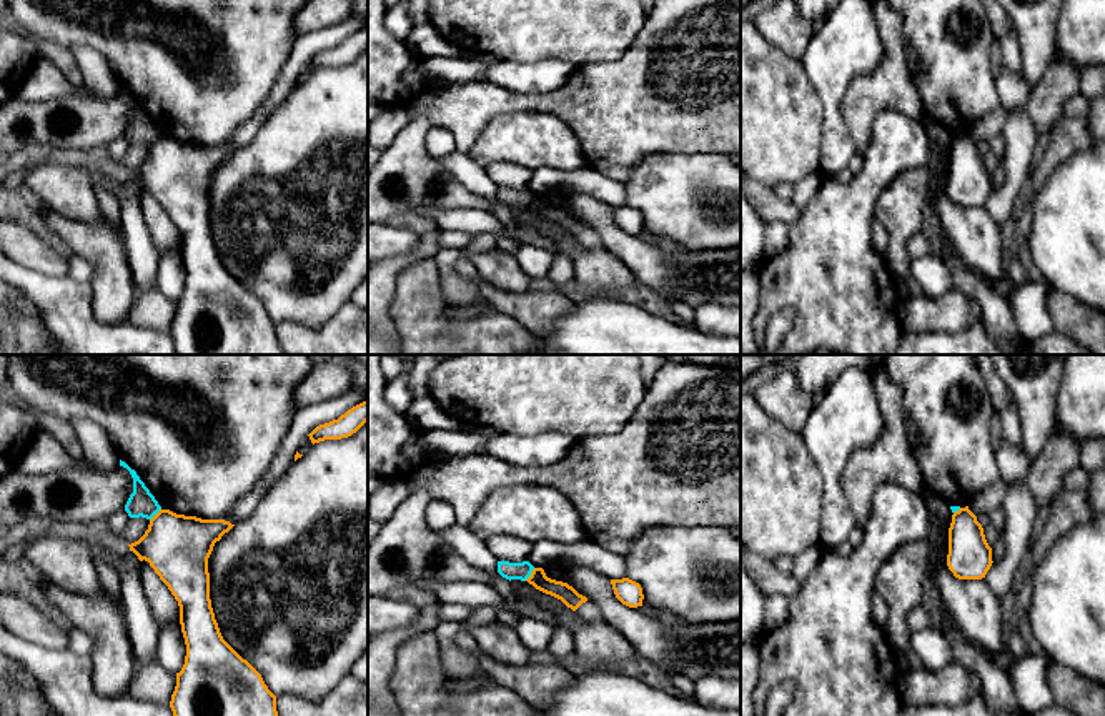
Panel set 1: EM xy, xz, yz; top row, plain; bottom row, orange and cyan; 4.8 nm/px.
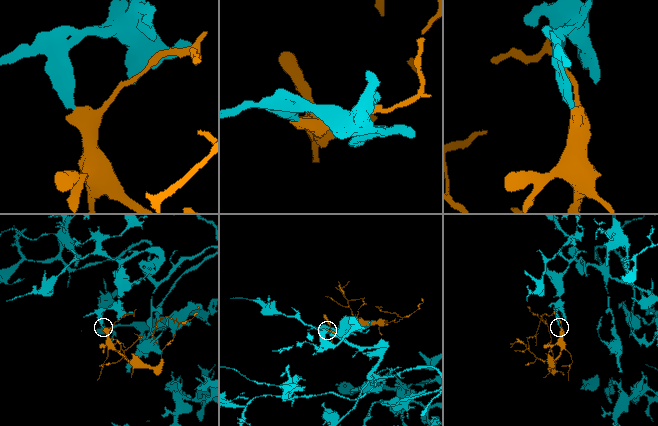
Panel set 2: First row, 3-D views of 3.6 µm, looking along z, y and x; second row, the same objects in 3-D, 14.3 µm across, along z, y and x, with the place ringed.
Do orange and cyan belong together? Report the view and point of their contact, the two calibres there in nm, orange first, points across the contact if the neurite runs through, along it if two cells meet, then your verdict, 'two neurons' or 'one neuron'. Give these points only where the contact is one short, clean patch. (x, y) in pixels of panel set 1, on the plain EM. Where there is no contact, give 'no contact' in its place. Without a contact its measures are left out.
xz (531, 202) | 90/80 nm | along xz (535, 195), (525, 207) | two neurons

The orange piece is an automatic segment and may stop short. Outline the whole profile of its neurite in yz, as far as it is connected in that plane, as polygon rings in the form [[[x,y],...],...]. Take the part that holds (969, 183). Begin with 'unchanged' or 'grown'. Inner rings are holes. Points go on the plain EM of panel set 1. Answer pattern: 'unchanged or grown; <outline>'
unchanged; [[[969,133],[952,142],[947,193],[959,206],[982,206],[992,193],[992,175]]]

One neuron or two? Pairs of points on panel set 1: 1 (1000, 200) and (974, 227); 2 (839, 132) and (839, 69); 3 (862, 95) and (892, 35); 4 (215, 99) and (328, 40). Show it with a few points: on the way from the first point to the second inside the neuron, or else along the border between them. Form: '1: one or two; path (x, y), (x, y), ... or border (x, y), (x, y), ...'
1: two; border (984, 205), (1000, 227)
2: one; path (832, 117), (832, 84)
3: one; path (877, 80), (892, 65), (892, 50)
4: two; border (298, 37), (272, 92), (265, 99)

